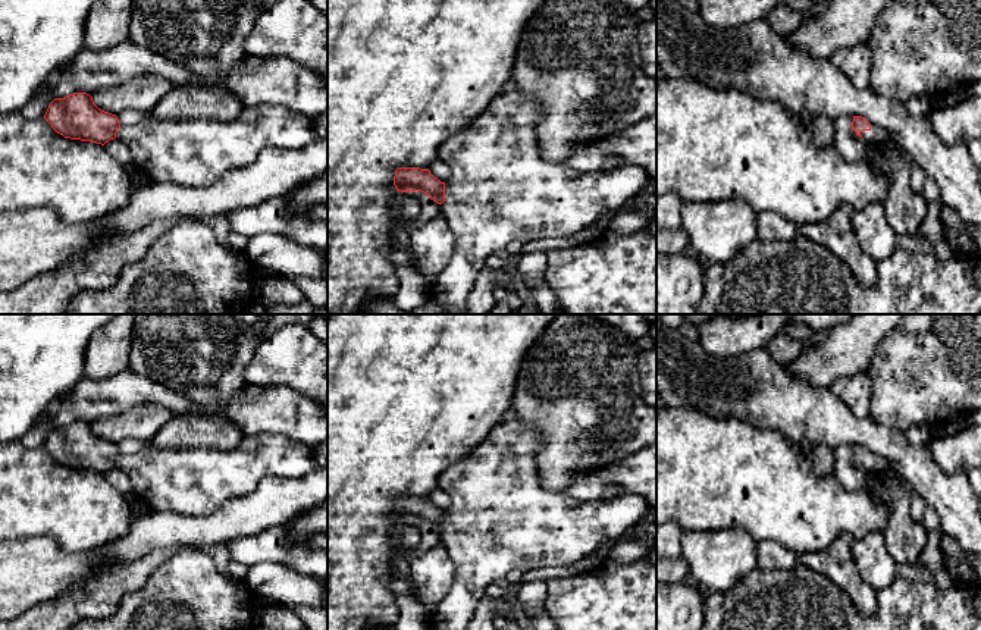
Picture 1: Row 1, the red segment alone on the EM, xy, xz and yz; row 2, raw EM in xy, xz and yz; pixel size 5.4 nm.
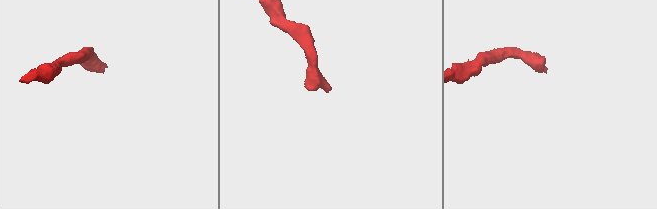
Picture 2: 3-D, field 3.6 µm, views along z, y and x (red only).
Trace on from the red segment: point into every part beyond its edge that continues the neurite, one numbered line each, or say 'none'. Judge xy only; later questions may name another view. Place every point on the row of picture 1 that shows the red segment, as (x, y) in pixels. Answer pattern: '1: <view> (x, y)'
1: xy (188, 151)

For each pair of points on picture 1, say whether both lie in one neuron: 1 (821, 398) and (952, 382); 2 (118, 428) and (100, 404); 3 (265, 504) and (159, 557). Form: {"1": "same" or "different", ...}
{"1": "different", "2": "different", "3": "different"}

